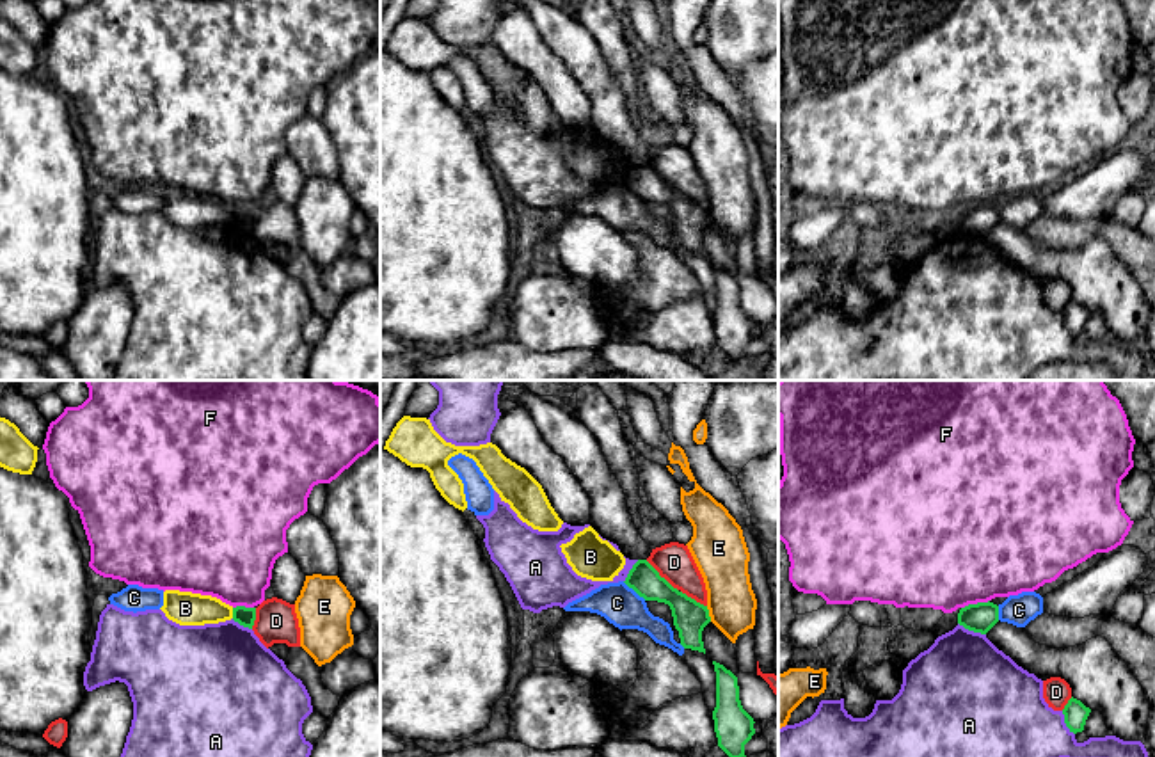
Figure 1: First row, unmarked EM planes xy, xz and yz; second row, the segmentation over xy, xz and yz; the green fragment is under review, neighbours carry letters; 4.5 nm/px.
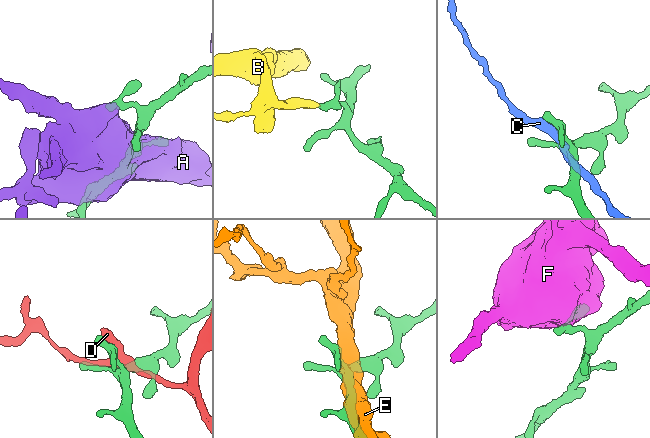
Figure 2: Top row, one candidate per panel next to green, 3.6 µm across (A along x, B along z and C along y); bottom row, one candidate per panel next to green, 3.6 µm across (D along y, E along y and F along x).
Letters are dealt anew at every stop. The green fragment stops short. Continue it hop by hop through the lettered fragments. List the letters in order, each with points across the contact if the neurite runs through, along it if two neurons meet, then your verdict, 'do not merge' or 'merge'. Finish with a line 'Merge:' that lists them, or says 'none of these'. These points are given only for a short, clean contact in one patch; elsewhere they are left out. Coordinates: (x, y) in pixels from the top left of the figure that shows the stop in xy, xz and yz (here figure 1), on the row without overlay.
A: do not merge
B: border along xy (231, 210), (233, 219); do not merge
C: do not merge
D: do not merge
E: do not merge
F: do not merge
Merge: none of these

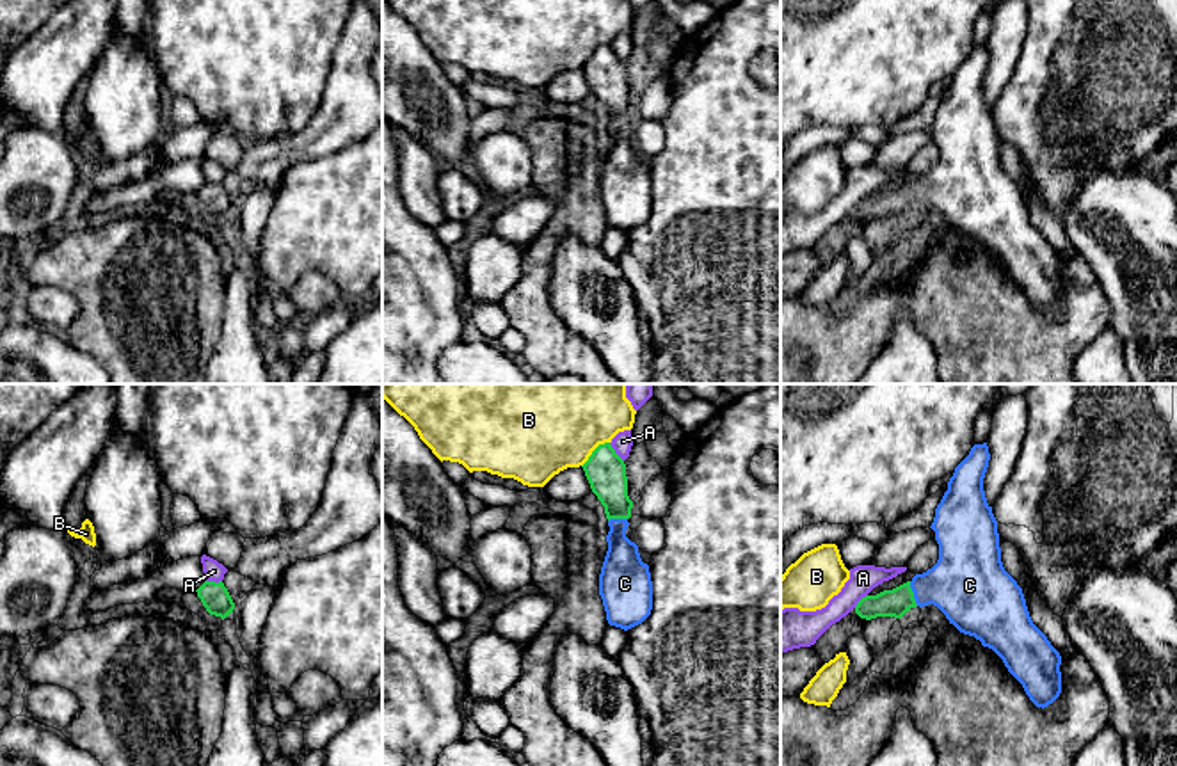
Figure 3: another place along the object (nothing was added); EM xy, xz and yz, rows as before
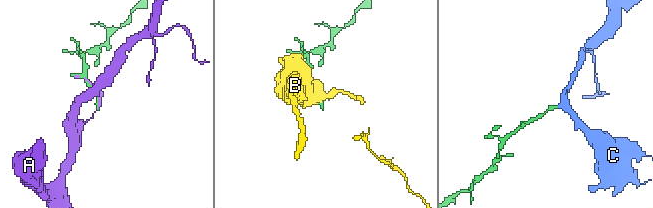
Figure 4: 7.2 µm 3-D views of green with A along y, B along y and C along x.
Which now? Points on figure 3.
A: do not merge
B: do not merge
C: runs through yz (895, 205), (912, 196), (930, 189), (966, 185); merge
Merge: C

